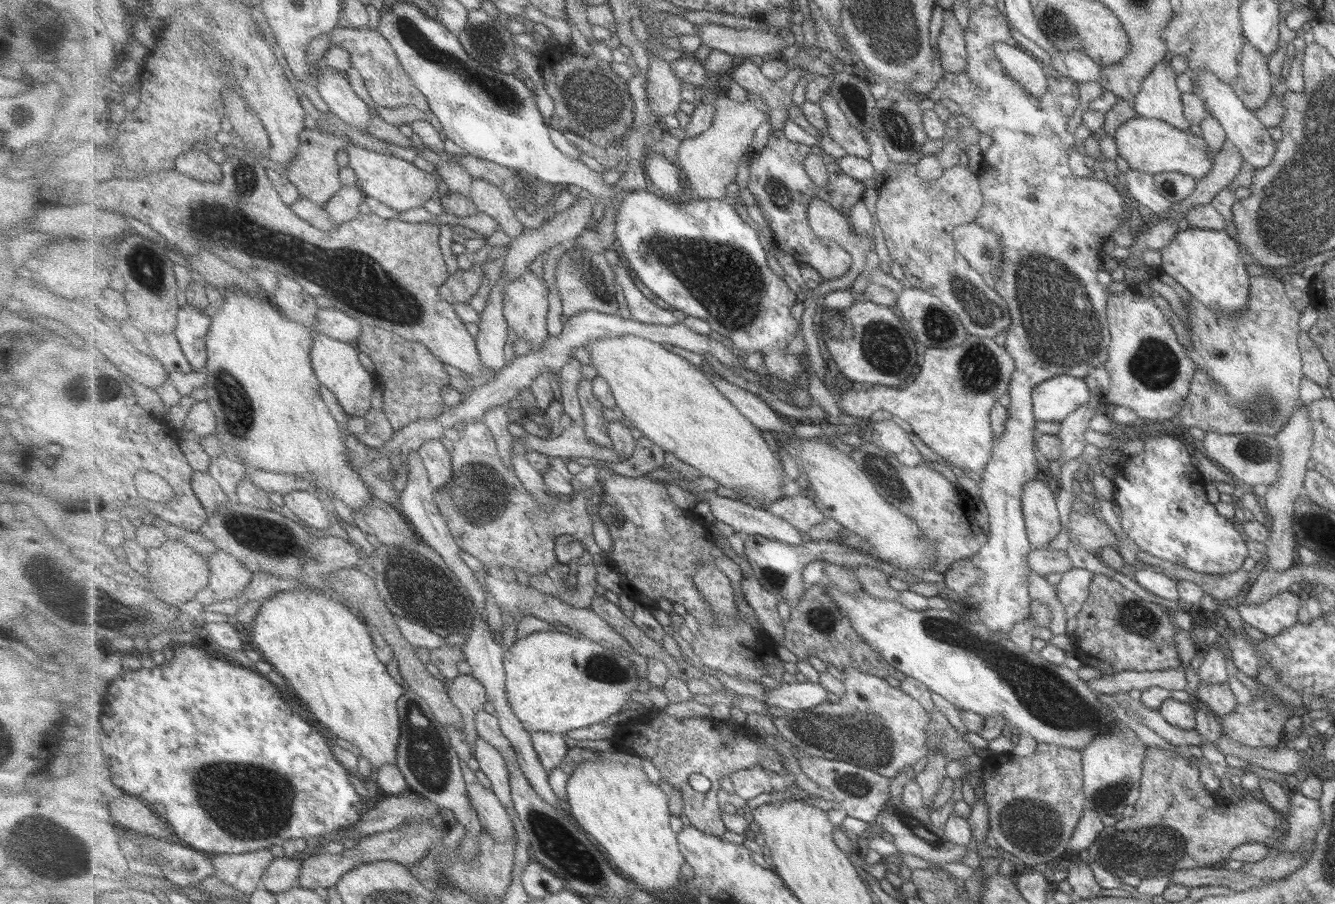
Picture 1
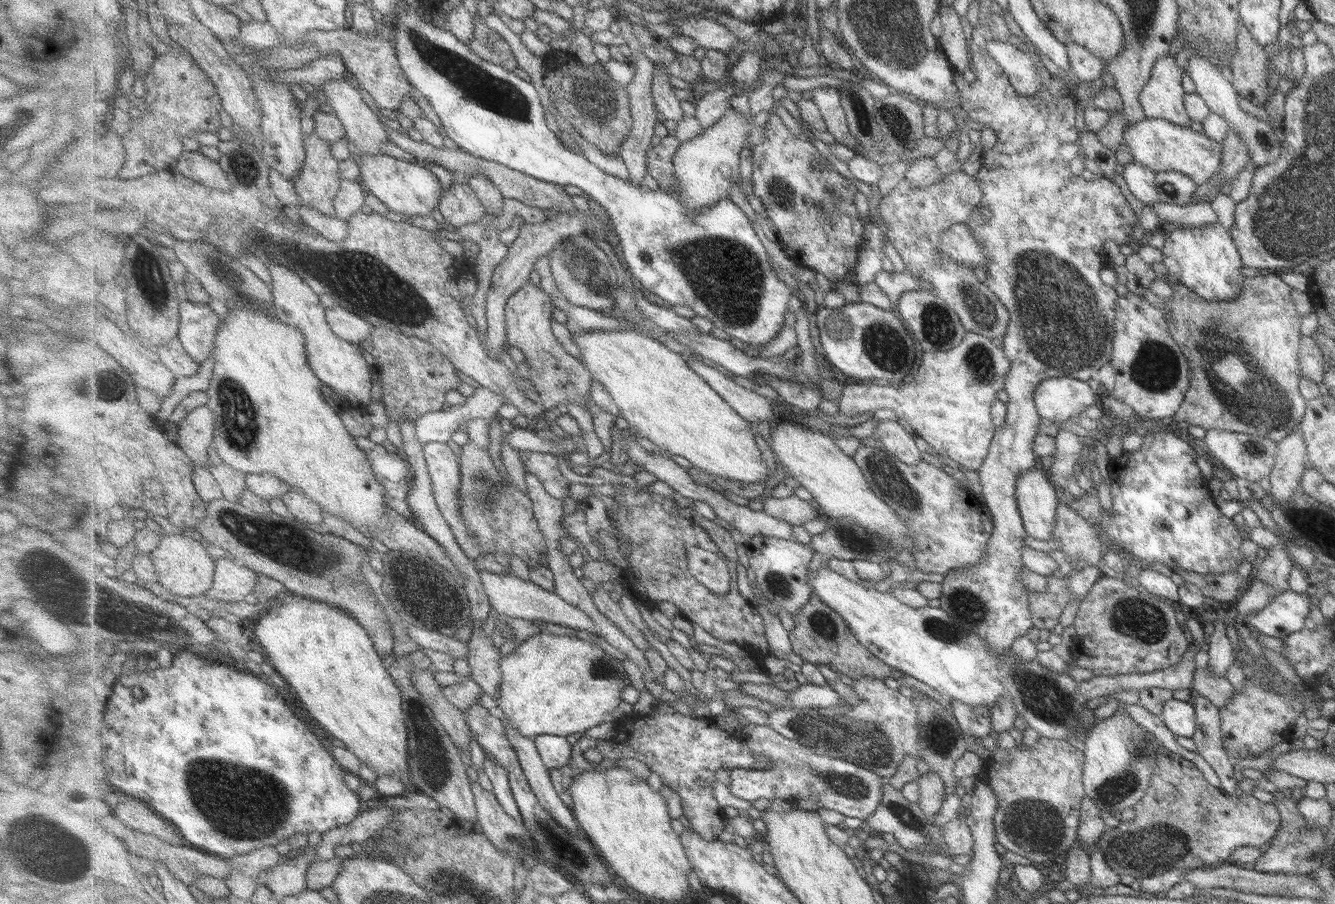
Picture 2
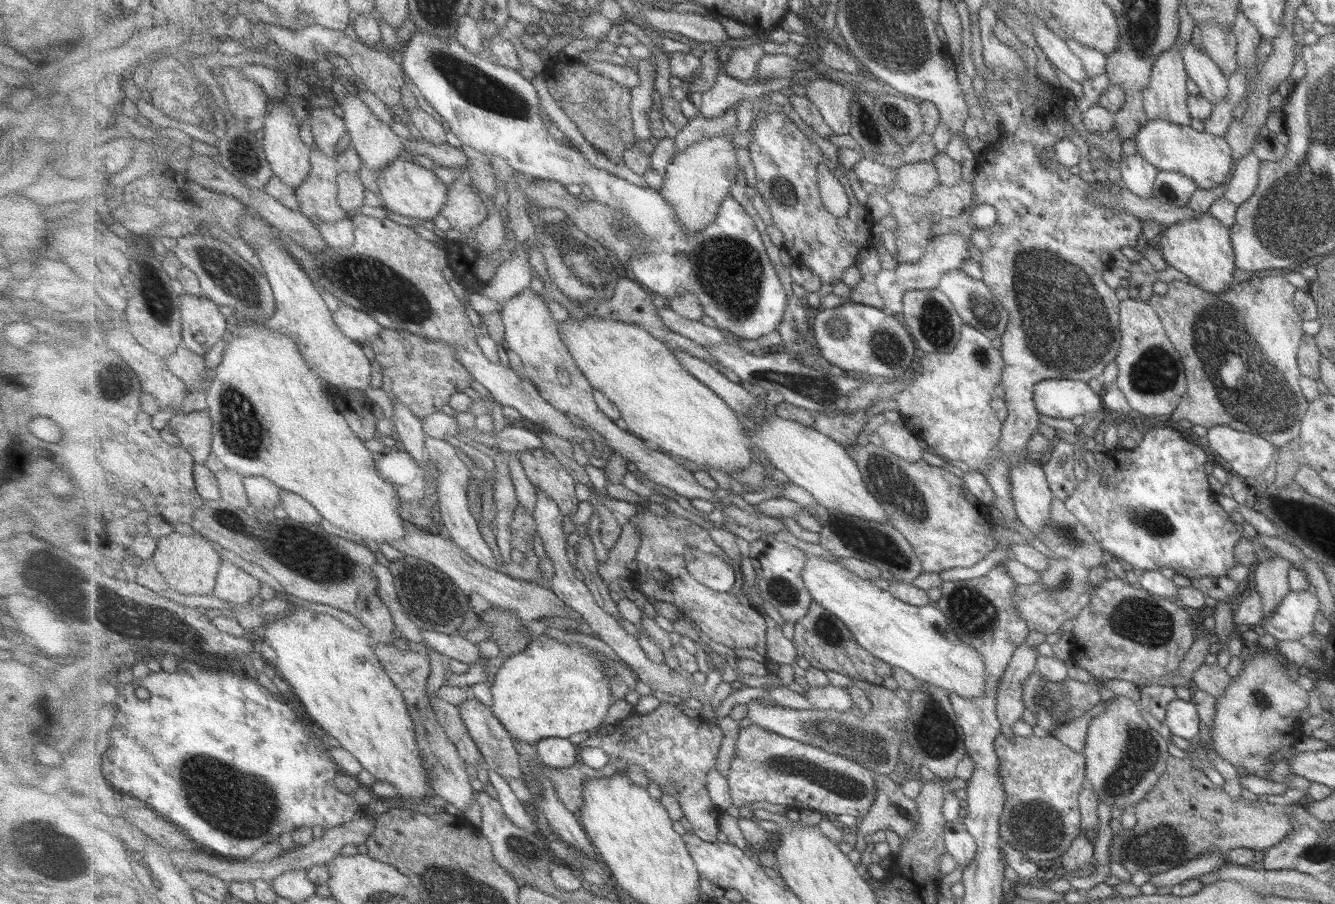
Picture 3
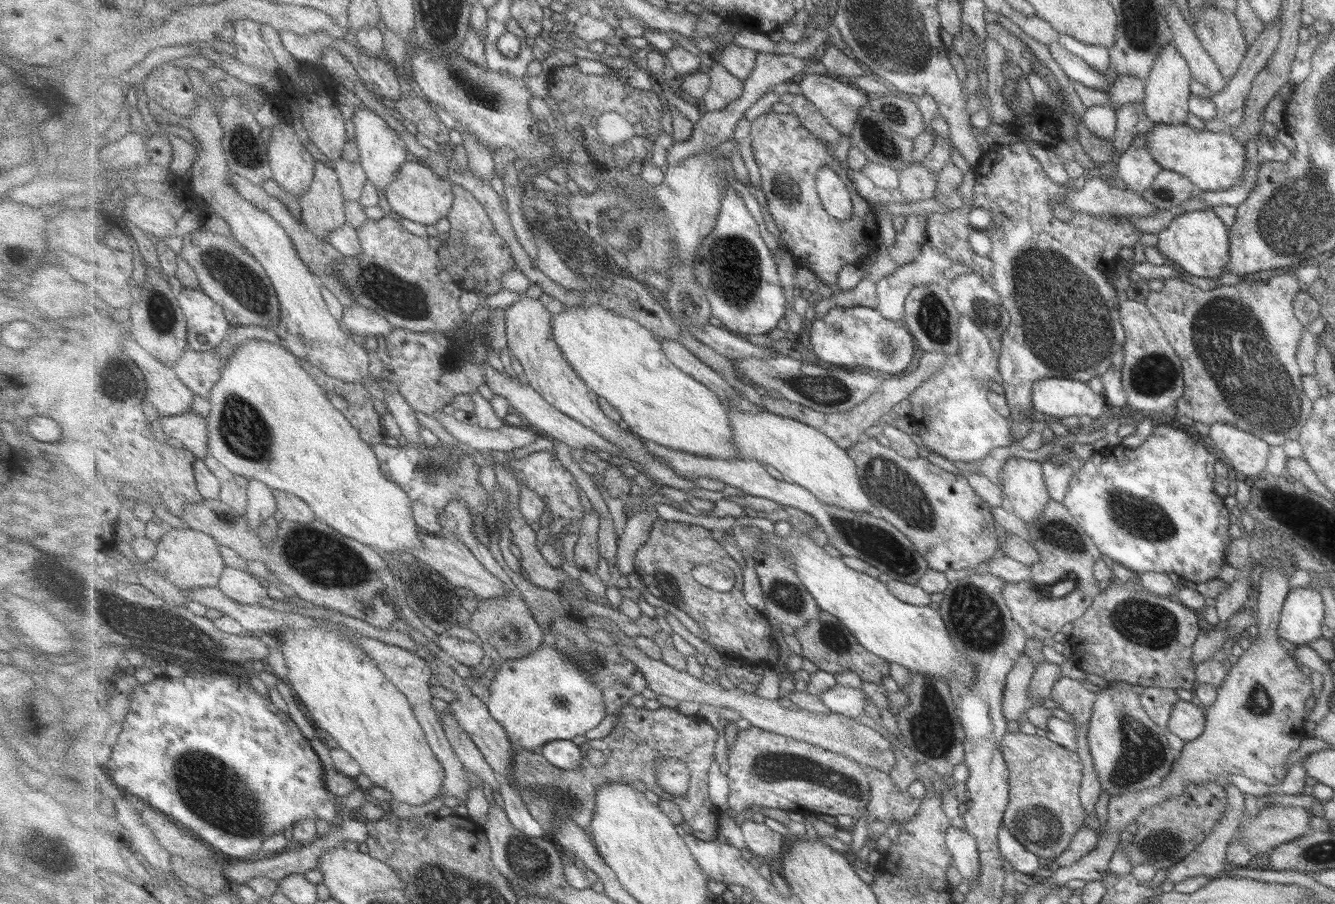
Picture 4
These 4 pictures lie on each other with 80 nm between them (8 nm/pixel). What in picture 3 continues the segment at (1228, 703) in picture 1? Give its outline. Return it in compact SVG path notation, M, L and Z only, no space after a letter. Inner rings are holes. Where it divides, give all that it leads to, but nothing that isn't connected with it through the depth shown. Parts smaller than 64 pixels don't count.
M1201 663L1191 674L1190 688L1201 690L1217 700L1219 696L1223 696L1223 690L1229 686L1230 680L1224 668L1215 663Z

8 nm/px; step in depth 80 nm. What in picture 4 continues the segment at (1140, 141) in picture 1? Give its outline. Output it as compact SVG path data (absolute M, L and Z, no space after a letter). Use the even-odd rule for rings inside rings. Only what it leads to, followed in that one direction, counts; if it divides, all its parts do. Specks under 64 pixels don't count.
M1155 123L1143 147L1162 169L1184 176L1195 191L1215 192L1235 186L1244 176L1246 154L1244 146L1229 133L1211 132L1189 127L1184 123Z

